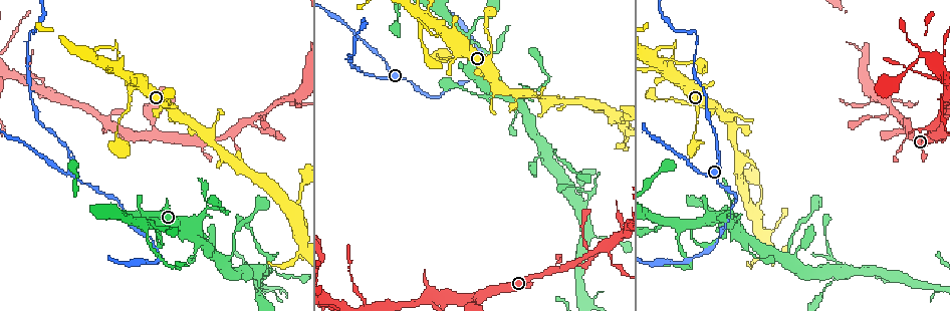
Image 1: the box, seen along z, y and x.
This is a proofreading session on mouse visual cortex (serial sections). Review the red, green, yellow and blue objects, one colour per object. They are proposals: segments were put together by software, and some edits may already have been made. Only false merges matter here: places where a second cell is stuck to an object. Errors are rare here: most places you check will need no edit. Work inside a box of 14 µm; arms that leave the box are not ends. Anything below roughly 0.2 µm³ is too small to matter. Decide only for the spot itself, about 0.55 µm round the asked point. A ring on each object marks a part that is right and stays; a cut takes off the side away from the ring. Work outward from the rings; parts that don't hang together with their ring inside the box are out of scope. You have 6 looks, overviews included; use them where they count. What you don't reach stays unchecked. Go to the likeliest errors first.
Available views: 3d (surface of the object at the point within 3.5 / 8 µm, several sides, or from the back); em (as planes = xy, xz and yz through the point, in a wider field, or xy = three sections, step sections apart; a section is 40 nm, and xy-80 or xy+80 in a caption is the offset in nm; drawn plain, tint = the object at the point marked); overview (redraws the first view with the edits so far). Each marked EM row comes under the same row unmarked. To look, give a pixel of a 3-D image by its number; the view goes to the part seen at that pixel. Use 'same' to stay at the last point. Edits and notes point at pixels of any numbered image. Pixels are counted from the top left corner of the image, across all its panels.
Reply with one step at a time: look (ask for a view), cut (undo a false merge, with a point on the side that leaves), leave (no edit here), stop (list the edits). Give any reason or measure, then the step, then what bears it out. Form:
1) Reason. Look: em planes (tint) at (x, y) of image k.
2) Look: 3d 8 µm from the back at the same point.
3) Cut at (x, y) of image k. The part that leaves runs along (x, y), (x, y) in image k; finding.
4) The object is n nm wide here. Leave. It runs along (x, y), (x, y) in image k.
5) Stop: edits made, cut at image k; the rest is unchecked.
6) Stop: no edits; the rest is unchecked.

Abrupt turn. Look: 3d 3.5 µm at (696, 91) of image 1.

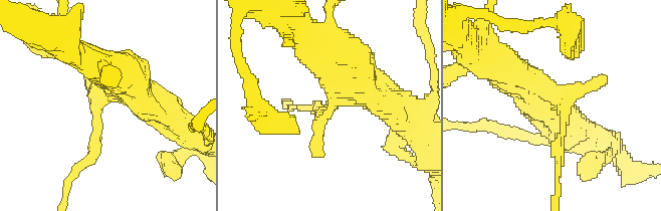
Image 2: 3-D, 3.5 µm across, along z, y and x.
Leave. It runs along (150, 106), (135, 89), (106, 95), (88, 161) in image 2; continuous, no second cell.

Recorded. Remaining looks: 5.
A narrow waist. Look: 3d 8 µm at (26, 48) of image 1.

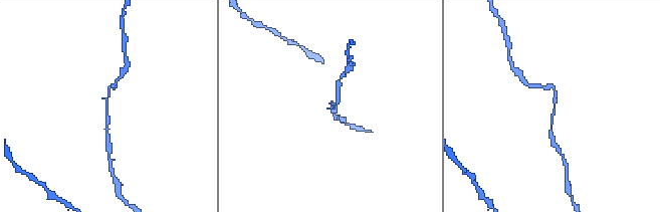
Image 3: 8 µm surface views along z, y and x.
The arms are 150, 150 nm wide; shape alone is not enough. Look: em xy step 1 (tint) at (106, 107) of image 3.

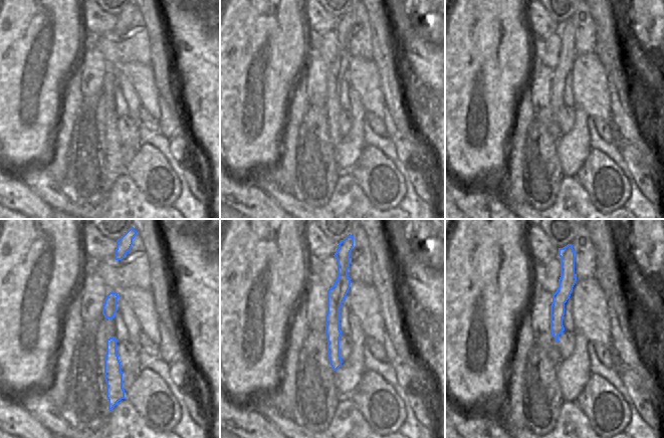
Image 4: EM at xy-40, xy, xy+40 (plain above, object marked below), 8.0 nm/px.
Leave. It runs along (552, 135), (556, 91), (544, 87) in image 3; continuous, no second cell.

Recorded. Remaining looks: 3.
Three-way junction. Look: 3d 3.5 µm at (887, 99) of image 1.

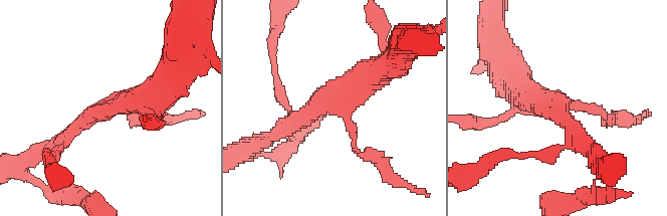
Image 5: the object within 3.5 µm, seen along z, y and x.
Need the tissue. Look: em xy step 2 (tint) at (336, 102) of image 5.

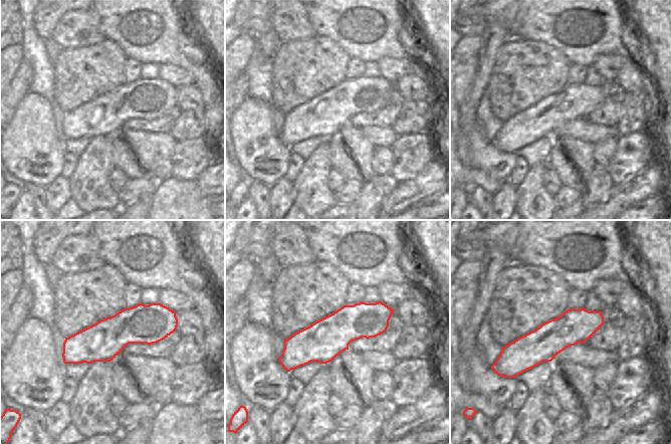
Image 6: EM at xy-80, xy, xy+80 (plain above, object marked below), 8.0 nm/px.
Another direction. Look: em xy step 1 (tint) at the same point.

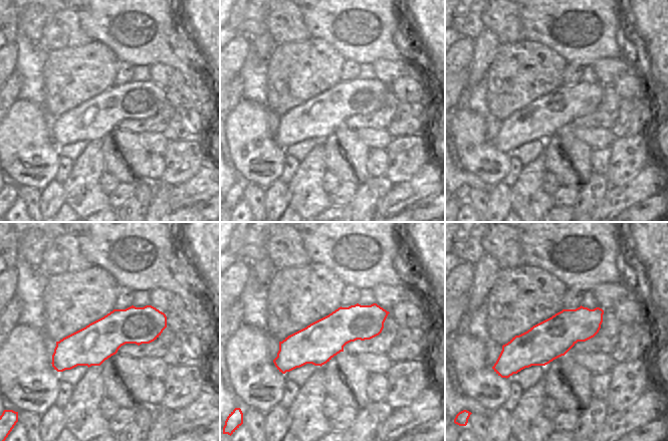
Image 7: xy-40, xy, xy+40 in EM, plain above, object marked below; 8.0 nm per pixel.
Leave. It runs along (385, 313), (345, 324), (277, 364) in image 7; continuous, no second cell.

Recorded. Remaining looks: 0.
Stop: no edits; the rest is unchecked.

